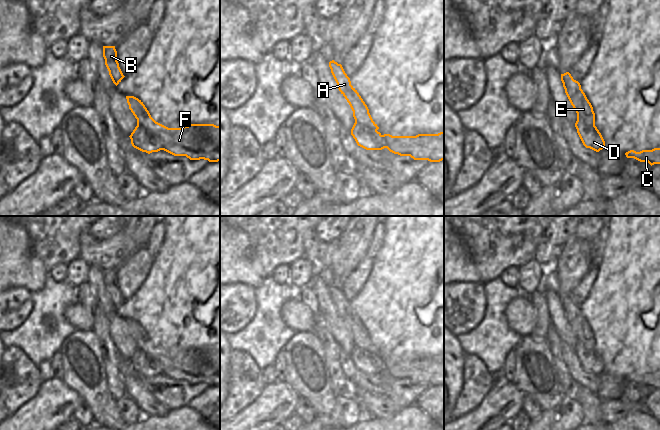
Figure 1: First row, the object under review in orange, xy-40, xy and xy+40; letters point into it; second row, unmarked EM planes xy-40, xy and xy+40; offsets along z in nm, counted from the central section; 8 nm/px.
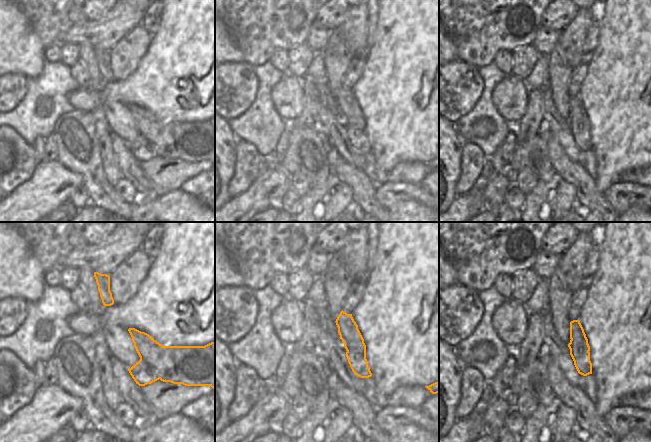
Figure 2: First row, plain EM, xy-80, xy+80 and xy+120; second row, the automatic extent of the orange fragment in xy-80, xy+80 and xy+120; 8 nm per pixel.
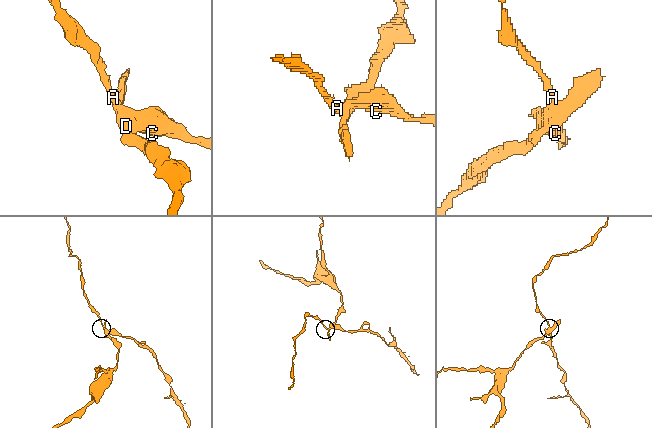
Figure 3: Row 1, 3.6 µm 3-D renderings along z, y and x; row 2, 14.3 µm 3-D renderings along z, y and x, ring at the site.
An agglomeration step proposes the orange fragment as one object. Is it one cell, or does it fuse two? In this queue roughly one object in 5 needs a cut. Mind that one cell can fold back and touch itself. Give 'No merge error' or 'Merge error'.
Merge error.

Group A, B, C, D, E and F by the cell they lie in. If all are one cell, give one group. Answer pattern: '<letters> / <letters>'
A B C E F / D

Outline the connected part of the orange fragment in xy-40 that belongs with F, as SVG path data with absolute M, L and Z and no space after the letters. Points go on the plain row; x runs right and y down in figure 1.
M126 320L129 333L137 343L137 350L142 350L156 358L163 367L163 374L174 380L186 380L190 384L220 385L220 350L214 348L190 348L182 352L168 352L156 346L141 324Z

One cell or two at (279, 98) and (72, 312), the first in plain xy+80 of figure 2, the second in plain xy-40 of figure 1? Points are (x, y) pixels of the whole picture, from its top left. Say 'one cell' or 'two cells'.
one cell

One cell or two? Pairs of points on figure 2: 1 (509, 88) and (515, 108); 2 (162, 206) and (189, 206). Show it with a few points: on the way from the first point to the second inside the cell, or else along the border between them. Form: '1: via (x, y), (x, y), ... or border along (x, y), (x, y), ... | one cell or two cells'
1: via (510, 93), (510, 98), (514, 103) | one cell
2: via (169, 206), (182, 206) | one cell

